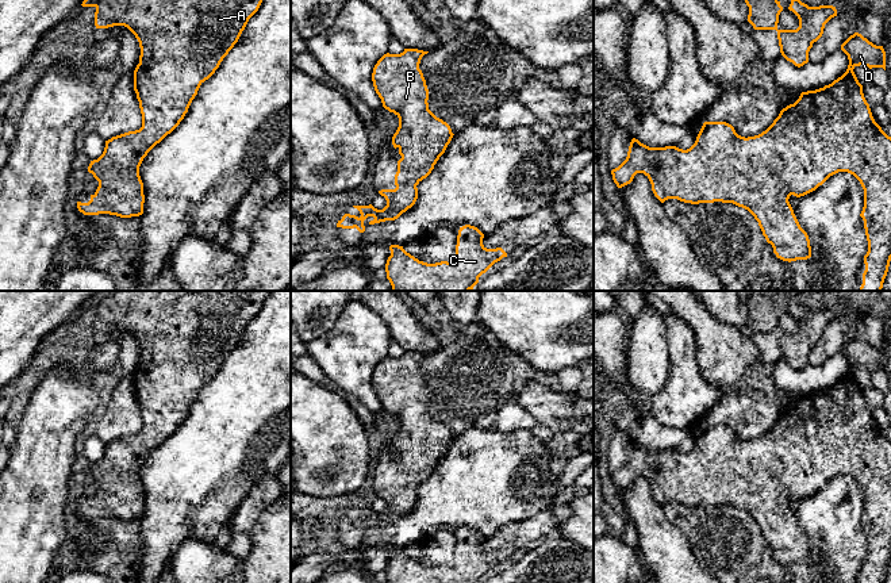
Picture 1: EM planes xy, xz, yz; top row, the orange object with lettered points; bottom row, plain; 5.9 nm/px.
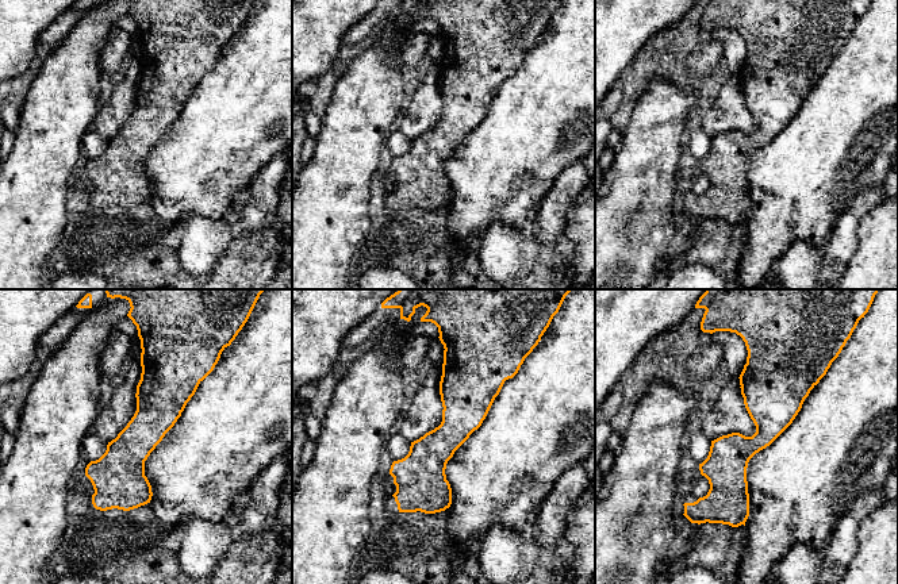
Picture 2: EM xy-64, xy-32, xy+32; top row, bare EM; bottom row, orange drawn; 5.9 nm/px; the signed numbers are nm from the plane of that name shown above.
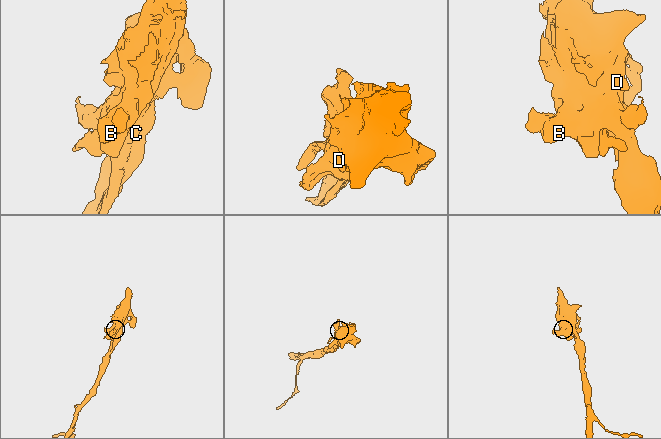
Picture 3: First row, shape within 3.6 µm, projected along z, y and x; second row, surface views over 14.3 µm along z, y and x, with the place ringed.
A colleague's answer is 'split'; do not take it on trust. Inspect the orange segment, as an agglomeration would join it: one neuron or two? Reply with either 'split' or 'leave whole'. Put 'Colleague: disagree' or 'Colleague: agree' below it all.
leave whole
Colleague: disagree

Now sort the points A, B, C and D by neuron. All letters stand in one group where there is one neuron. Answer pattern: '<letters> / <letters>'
A B C D

